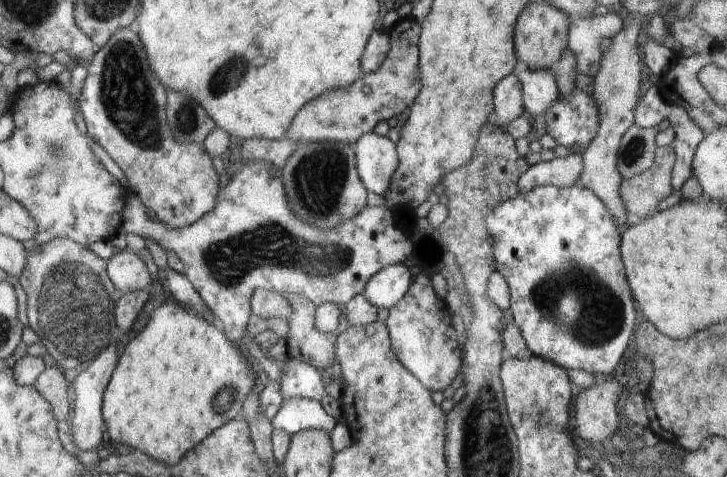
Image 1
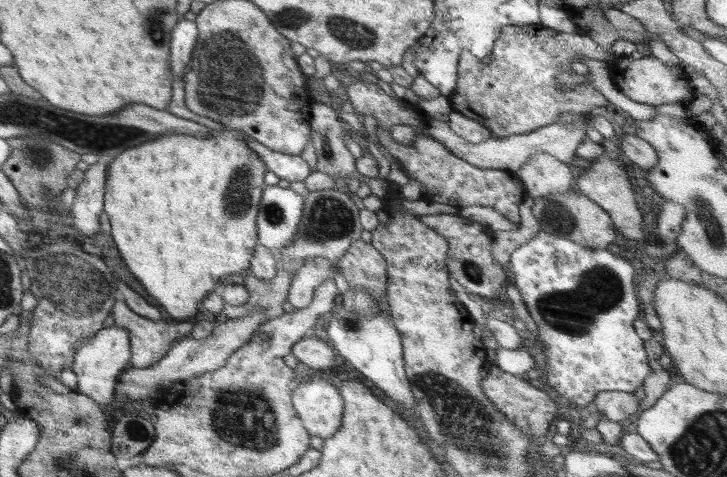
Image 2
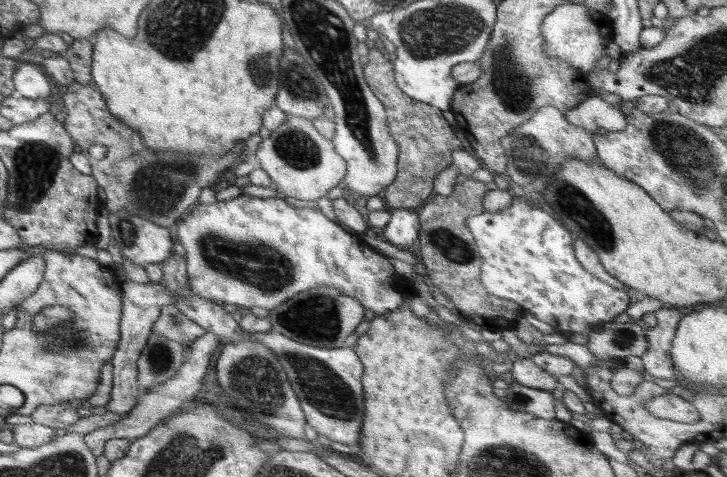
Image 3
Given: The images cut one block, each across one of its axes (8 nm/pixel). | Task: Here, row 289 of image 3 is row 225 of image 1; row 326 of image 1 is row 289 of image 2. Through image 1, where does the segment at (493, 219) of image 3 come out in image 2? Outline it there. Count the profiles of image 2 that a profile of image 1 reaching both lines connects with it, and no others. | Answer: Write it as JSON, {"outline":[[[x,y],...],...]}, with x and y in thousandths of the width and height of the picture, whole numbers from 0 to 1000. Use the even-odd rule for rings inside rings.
{"outline":[[[743,484],[735,501],[726,505],[721,516],[714,516],[700,537],[700,553],[697,560],[700,574],[707,581],[706,593],[711,600],[722,642],[726,646],[729,662],[737,675],[740,686],[741,713],[750,721],[750,759],[744,759],[741,769],[746,784],[750,786],[754,809],[762,813],[770,830],[781,834],[787,847],[792,847],[794,855],[806,868],[806,847],[812,847],[818,836],[818,830],[831,820],[856,820],[871,824],[875,813],[883,809],[884,797],[894,784],[894,765],[891,765],[891,748],[886,732],[883,709],[875,700],[872,692],[872,671],[879,667],[882,658],[882,642],[879,625],[872,610],[872,558],[860,541],[853,541],[853,535],[843,532],[834,522],[812,522],[802,514],[795,514],[783,503],[781,497],[769,497],[763,491]]]}

